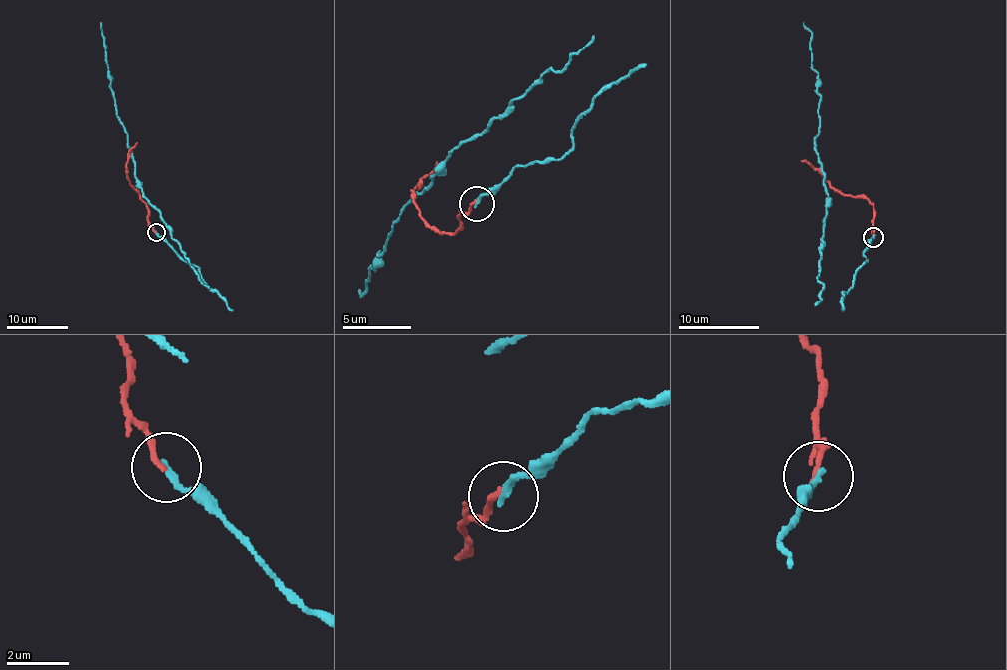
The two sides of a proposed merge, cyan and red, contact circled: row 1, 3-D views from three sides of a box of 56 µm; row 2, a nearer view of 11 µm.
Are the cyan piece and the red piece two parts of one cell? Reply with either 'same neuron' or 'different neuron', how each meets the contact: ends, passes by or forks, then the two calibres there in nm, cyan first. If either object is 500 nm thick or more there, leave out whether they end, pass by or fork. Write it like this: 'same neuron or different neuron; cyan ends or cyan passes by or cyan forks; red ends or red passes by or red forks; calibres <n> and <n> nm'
different neuron; cyan ends; red ends; calibres 200 and 190 nm

